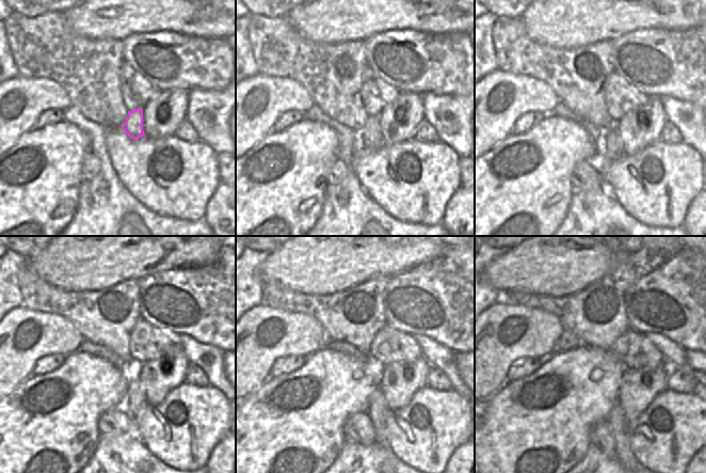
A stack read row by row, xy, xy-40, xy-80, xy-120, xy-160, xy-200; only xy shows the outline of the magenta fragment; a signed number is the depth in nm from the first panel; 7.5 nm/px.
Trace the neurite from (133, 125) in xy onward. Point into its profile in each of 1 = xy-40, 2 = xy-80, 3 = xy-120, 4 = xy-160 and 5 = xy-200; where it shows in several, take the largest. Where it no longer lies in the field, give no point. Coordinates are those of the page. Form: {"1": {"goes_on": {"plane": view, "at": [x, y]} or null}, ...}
{"1": {"goes_on": {"plane": "xy-40", "at": [369, 137]}}, "2": {"goes_on": {"plane": "xy-80", "at": [608, 145]}}, "3": {"goes_on": {"plane": "xy-120", "at": [135, 403]}}, "4": {"goes_on": {"plane": "xy-160", "at": [376, 411]}}, "5": {"goes_on": {"plane": "xy-200", "at": [618, 422]}}}

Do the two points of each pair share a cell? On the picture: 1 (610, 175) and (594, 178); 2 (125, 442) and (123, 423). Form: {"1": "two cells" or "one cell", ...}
{"1": "two cells", "2": "two cells"}

